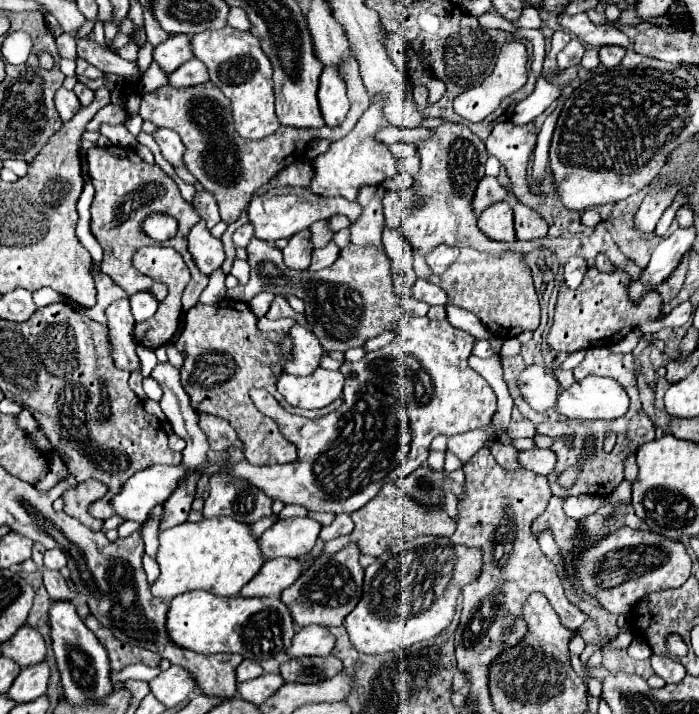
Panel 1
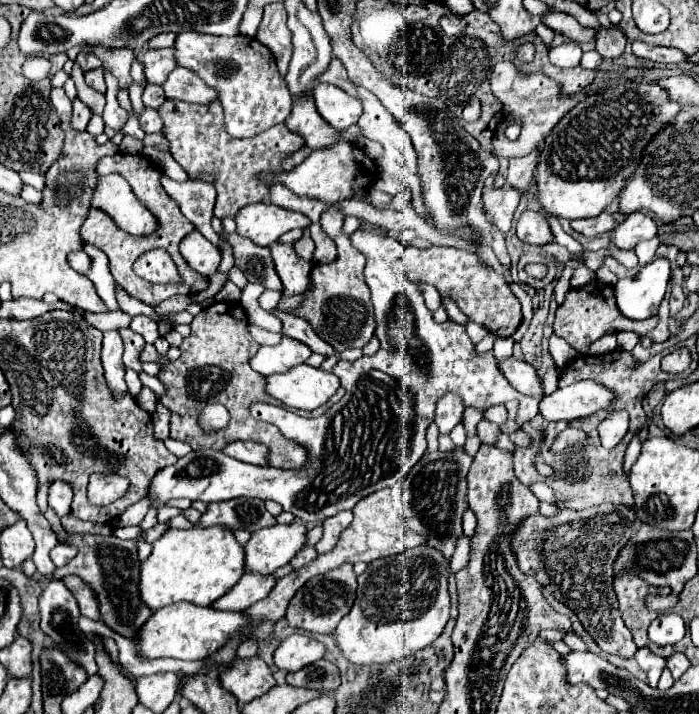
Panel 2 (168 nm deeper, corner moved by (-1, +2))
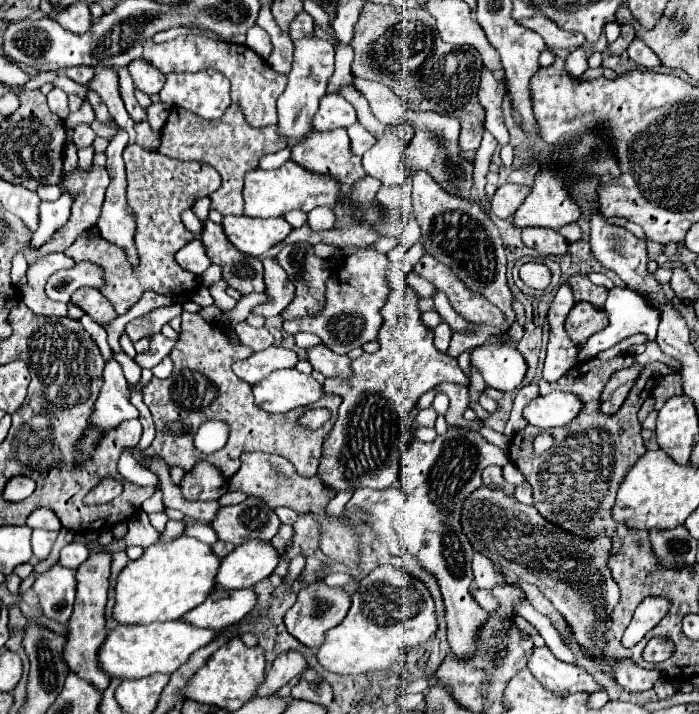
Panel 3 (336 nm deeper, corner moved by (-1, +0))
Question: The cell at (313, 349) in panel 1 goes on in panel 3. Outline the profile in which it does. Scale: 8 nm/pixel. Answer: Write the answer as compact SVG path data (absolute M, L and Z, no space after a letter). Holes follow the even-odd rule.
M269 346L267 350L251 354L247 360L235 362L233 372L241 380L245 380L249 384L257 384L257 382L261 382L265 376L269 376L275 370L295 368L297 360L299 358L297 358L297 354L293 350L279 348L279 346Z

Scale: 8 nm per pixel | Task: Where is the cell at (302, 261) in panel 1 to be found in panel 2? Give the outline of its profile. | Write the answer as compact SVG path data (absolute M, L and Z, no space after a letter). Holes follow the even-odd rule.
M271 244L271 258L275 264L275 270L283 282L283 296L297 296L303 294L307 290L309 284L309 272L311 272L311 262L303 262L301 258L297 258L295 250L291 244Z

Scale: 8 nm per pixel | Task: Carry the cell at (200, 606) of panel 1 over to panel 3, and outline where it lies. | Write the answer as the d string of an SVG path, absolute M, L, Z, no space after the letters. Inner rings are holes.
M171 620L171 622L151 622L151 624L121 624L115 630L109 632L105 644L99 652L101 668L111 678L123 678L123 680L135 680L145 678L151 674L171 674L175 672L189 656L207 646L215 638L215 630L211 628L197 628L185 620Z

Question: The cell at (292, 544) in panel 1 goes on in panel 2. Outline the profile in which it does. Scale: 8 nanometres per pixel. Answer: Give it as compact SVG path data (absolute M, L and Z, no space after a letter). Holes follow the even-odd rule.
M275 524L273 528L261 528L251 534L249 542L243 546L245 550L245 572L253 574L273 574L277 568L289 564L289 560L305 546L307 530L303 524Z

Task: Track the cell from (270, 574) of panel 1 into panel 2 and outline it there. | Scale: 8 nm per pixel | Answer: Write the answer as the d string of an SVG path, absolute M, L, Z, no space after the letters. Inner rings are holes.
M243 574L239 578L239 582L221 598L217 598L217 602L213 602L211 606L217 610L227 610L227 612L243 612L247 610L251 604L263 600L275 586L275 578L273 576L263 576L263 574Z

